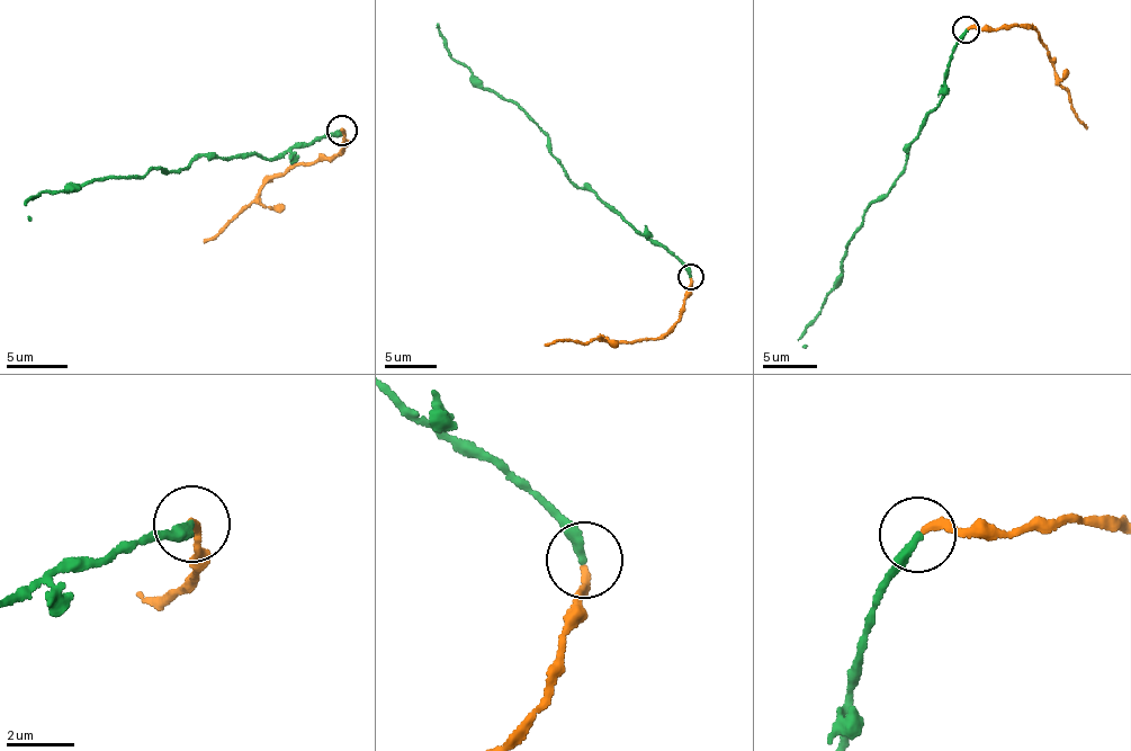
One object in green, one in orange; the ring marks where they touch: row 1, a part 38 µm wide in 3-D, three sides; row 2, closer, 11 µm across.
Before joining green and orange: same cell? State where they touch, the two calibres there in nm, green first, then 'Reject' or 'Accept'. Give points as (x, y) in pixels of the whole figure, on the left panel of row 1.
Place: (342, 130). Thickness 320 nm (green) against 240 nm. Reject

